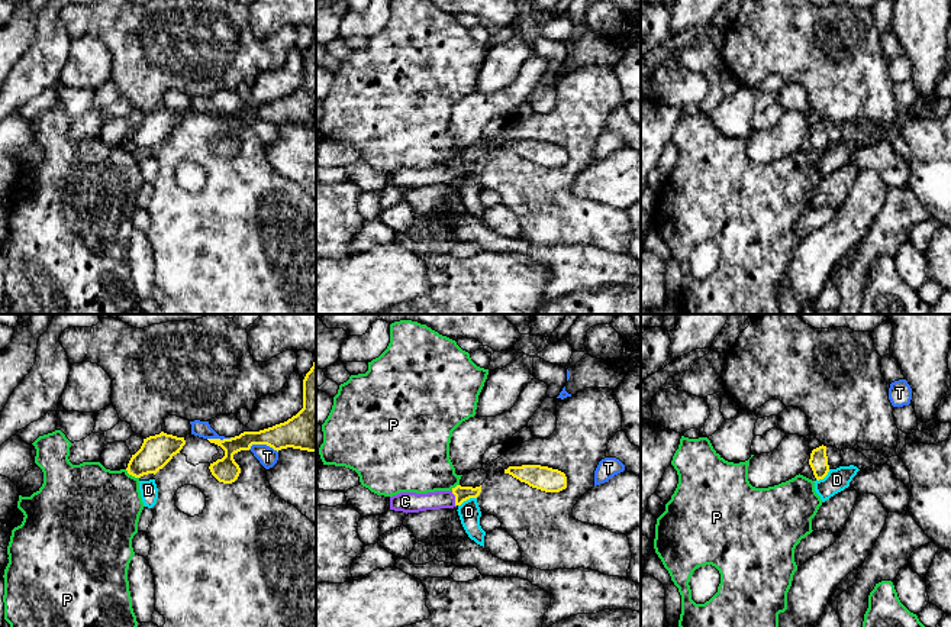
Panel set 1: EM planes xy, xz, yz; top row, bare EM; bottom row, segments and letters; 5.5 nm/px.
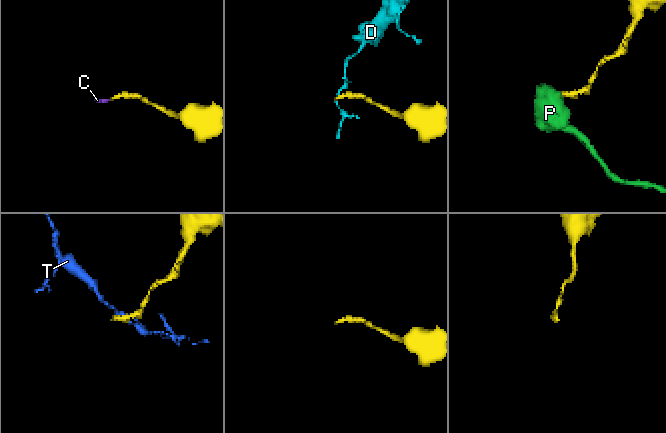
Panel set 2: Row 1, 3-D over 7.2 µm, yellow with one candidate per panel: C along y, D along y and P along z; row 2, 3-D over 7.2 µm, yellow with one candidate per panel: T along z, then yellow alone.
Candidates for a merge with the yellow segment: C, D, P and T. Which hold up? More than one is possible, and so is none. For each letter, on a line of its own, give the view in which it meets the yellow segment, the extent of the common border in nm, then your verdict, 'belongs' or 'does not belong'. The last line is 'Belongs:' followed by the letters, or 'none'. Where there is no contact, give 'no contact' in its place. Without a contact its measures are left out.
C: contact in xz; length 80 nm; belongs
D: contact in xz; length 120 nm; does not belong
P: contact in xy; length 90 nm; does not belong
T: contact in xy; length 170 nm; does not belong
Belongs: C

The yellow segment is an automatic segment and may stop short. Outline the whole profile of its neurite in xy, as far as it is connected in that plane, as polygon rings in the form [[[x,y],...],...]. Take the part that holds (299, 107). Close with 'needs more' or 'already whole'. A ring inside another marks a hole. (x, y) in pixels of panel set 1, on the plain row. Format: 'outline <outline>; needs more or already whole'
outline [[[316,35],[303,55],[303,84],[284,98],[259,107],[244,107],[231,114],[207,114],[220,122],[225,132],[210,139],[212,151],[223,159],[232,159],[241,149],[233,130],[249,126],[252,120],[267,120],[274,126],[287,123],[316,129]]]; already whole

